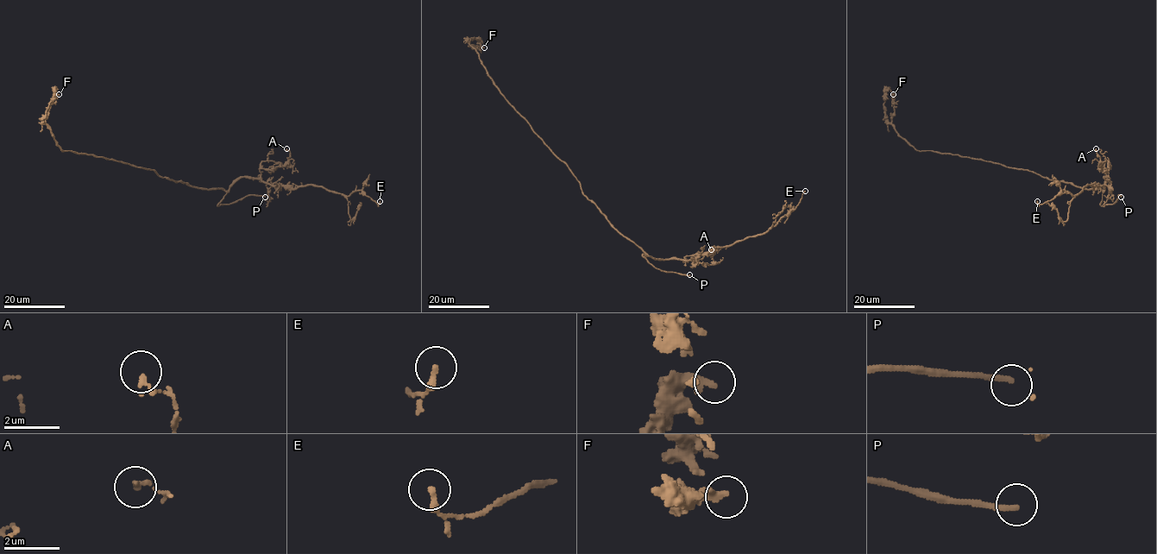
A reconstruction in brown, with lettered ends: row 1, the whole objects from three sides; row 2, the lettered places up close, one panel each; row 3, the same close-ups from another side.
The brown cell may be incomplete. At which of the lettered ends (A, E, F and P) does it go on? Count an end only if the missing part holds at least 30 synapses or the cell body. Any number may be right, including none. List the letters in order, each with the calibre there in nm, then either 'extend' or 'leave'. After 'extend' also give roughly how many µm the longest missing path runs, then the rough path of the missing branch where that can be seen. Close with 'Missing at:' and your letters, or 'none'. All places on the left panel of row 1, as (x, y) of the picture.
A: calibre 170 nm; leave
E: calibre 240 nm; leave
F: calibre 320 nm; leave
P: calibre 220 nm; extend; missing 20 µm; course (265, 197), (279, 198), (289, 213), (291, 221), (280, 227)
Missing at: P

